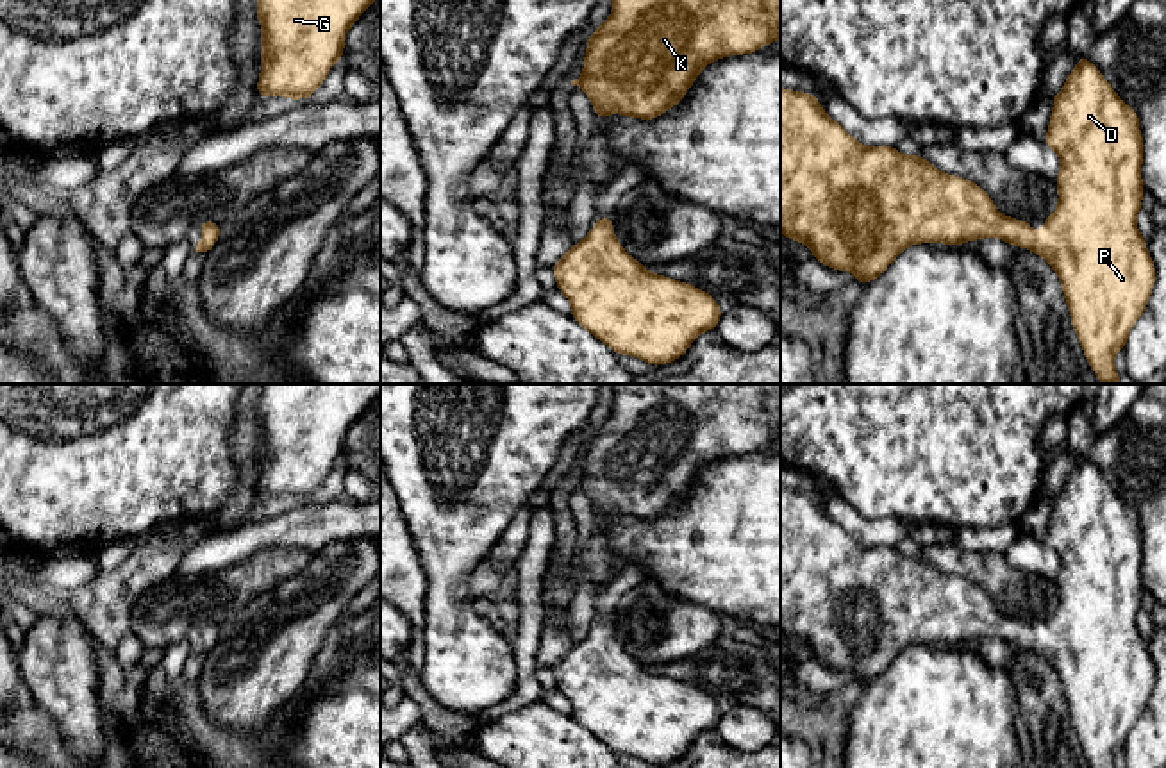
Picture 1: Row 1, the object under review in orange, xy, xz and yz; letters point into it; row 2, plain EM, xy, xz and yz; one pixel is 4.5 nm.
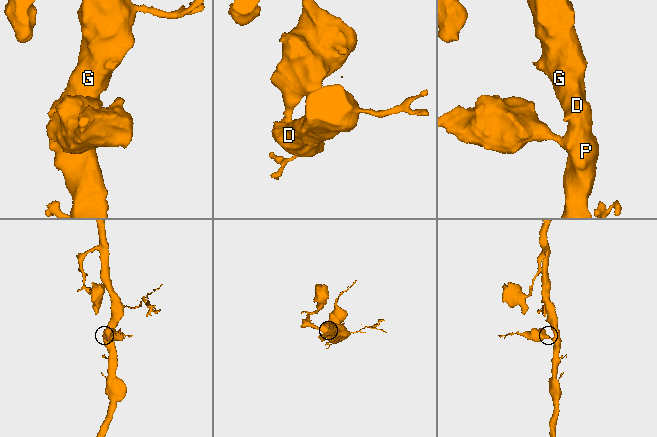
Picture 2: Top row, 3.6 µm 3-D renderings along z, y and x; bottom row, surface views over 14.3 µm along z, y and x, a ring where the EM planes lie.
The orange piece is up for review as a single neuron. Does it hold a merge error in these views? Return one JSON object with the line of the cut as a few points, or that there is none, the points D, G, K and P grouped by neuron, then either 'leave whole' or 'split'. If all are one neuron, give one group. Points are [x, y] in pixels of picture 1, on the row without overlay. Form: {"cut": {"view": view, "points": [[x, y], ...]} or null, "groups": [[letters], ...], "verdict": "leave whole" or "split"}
{"cut": null, "groups": [["D", "G", "K", "P"]], "verdict": "leave whole"}

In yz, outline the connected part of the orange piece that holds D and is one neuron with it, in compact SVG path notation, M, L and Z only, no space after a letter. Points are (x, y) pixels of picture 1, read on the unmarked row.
M1079 455L1064 488L1052 498L1054 507L1045 541L1061 561L1055 579L1059 602L1054 614L1034 634L1032 623L1002 614L991 597L975 582L943 573L921 555L905 555L895 547L864 547L823 511L816 495L780 489L780 632L787 639L805 643L821 664L854 673L857 684L862 686L882 675L911 645L961 645L995 638L1018 648L1029 648L1057 673L1071 727L1089 766L1116 768L1114 754L1125 750L1127 736L1145 713L1155 684L1155 666L1136 625L1145 591L1139 516L1118 497L1098 466L1084 455Z

